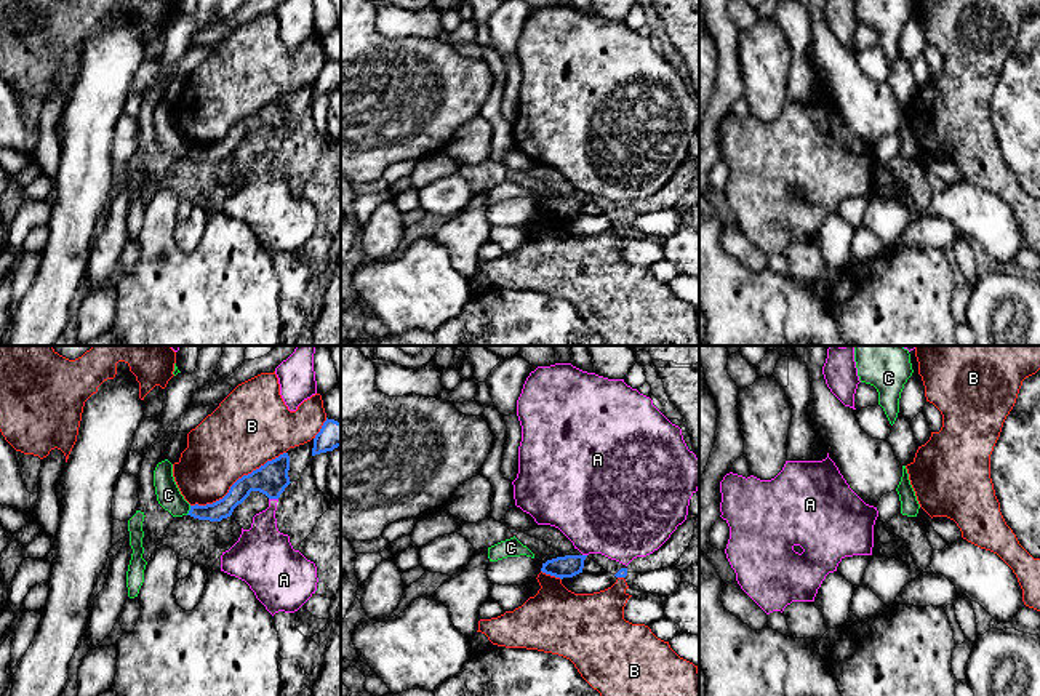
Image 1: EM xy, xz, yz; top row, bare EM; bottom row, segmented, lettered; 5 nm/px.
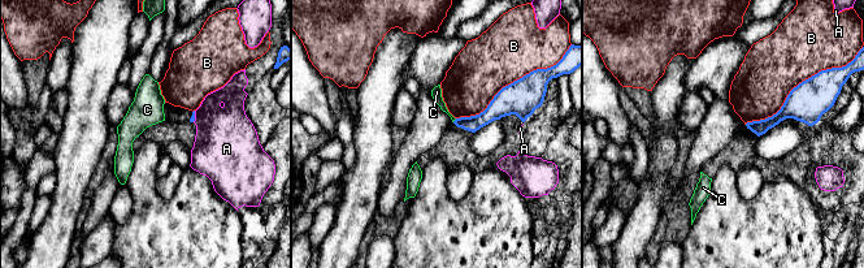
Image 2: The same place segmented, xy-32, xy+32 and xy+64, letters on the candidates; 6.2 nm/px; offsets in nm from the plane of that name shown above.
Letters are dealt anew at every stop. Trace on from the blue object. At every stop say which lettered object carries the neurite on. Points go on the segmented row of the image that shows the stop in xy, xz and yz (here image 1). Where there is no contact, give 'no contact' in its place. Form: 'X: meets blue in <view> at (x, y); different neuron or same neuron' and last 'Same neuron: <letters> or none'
A: meets blue in xy at (274, 498); different neuron
B: meets blue in xy at (237, 480); different neuron
C: meets blue in xy at (189, 511); different neuron
Same neuron: none

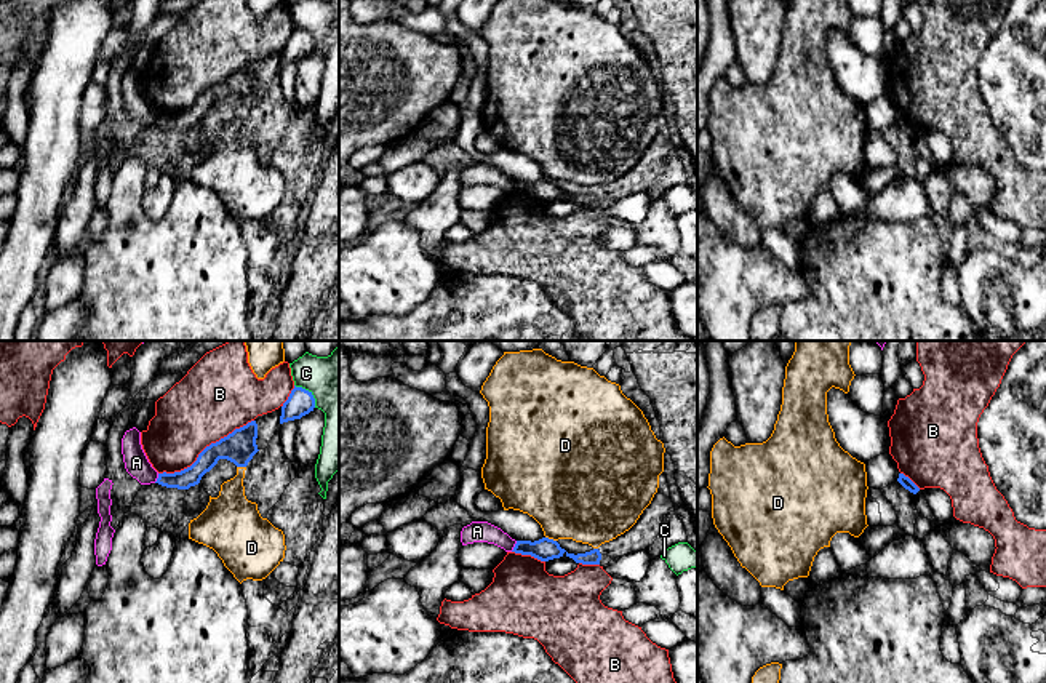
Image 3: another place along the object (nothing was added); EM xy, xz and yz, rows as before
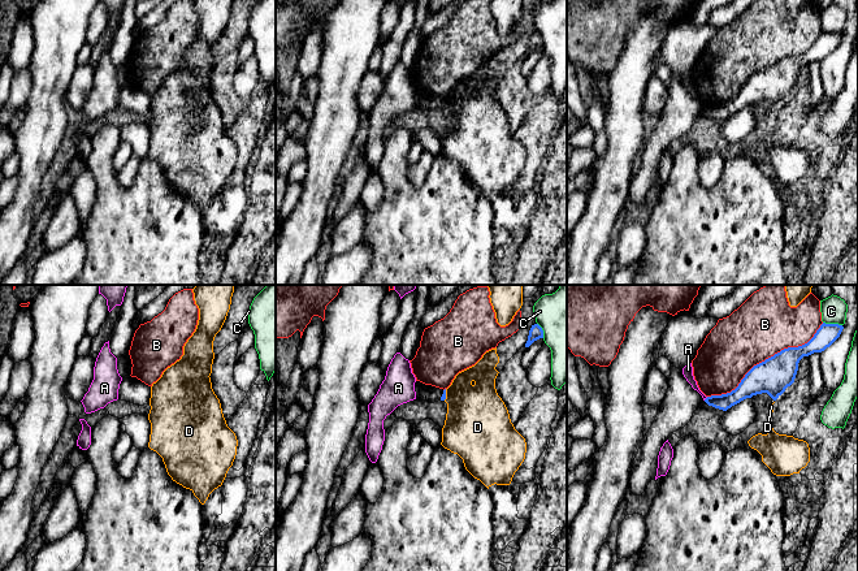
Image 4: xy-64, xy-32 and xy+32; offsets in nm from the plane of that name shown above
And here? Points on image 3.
A: meets blue in xz at (515, 546); different neuron
B: meets blue in xy at (205, 448); different neuron
C: meets blue in xy at (309, 392); different neuron
D: meets blue in xz at (550, 539); different neuron
Same neuron: none

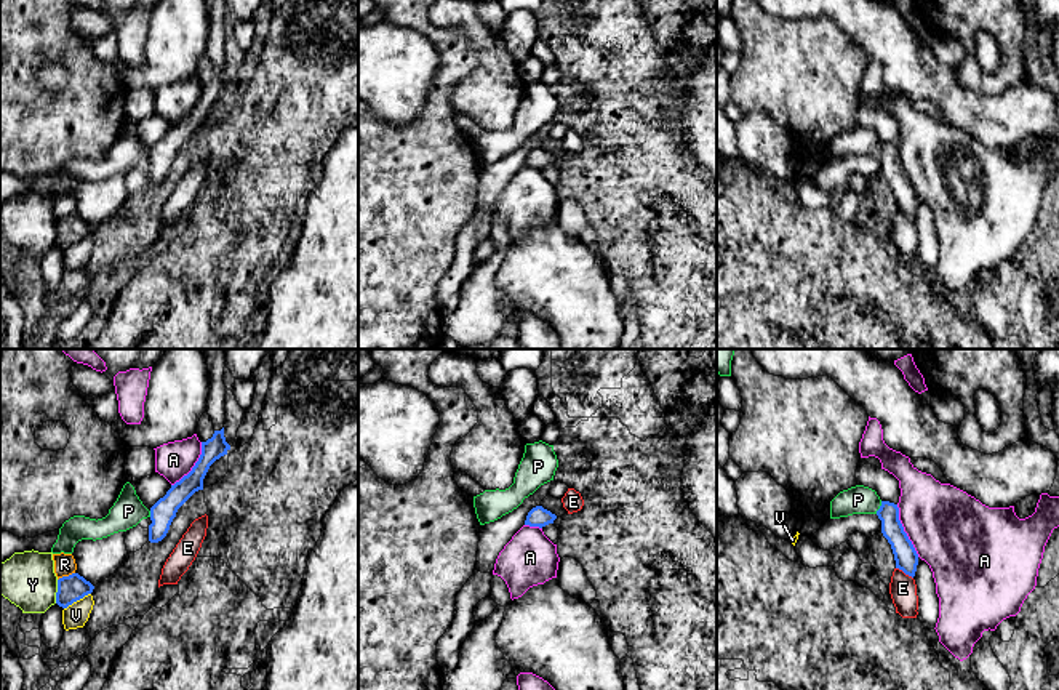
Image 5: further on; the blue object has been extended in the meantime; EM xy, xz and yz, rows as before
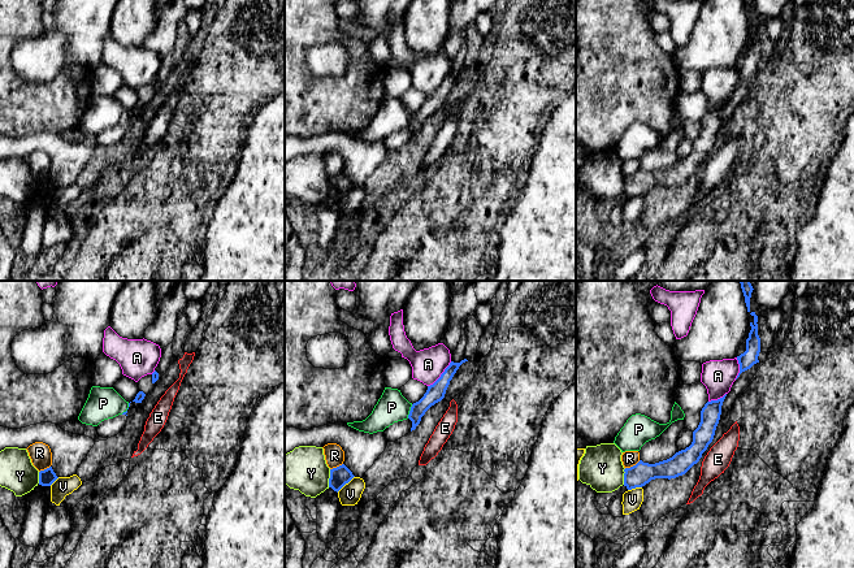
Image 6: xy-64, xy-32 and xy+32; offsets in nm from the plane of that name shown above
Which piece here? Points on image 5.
A: meets blue in yz at (903, 530); different neuron
E: meets blue in yz at (904, 572); different neuron
P: meets blue in yz at (880, 508); different neuron
R: meets blue in xy at (66, 577); different neuron
V: meets blue in xy at (77, 599); different neuron
Y: meets blue in xy at (58, 591); different neuron
Same neuron: none

